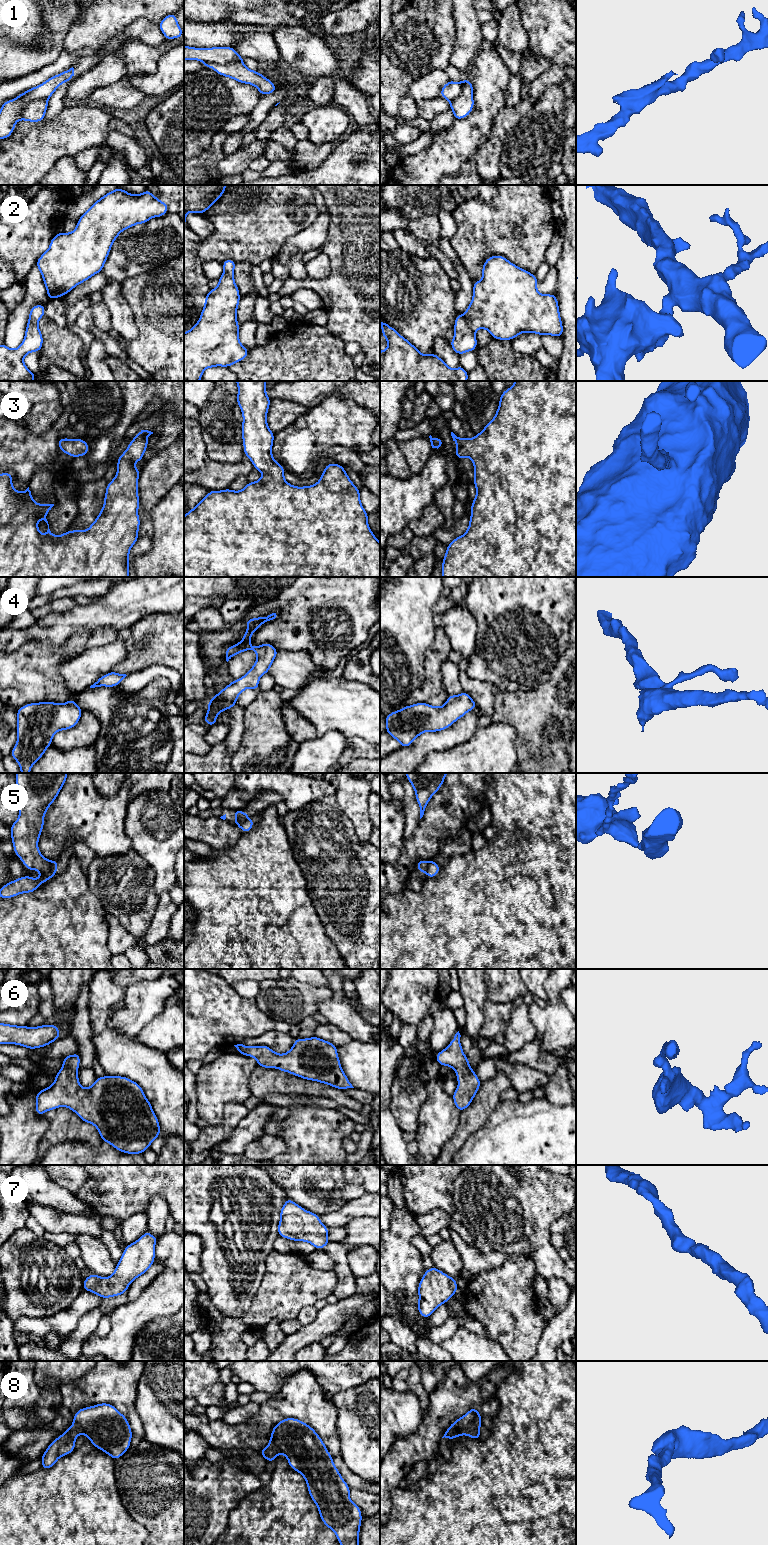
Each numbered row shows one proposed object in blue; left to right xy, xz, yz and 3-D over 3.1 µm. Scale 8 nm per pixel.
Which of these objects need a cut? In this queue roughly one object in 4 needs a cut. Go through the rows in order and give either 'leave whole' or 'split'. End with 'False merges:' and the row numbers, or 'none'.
1: split
2: leave whole
3: leave whole
4: leave whole
5: split
6: leave whole
7: leave whole
8: leave whole
False merges: 1, 5

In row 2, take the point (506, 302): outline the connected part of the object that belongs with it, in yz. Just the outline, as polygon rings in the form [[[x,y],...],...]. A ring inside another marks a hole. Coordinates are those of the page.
[[[490,256],[482,268],[482,280],[473,283],[473,297],[463,315],[457,314],[454,323],[454,337],[450,345],[459,356],[477,348],[475,331],[486,329],[494,339],[512,340],[520,333],[536,333],[540,336],[563,336],[558,300],[555,294],[543,295],[536,286],[538,280],[511,263],[504,256]]]

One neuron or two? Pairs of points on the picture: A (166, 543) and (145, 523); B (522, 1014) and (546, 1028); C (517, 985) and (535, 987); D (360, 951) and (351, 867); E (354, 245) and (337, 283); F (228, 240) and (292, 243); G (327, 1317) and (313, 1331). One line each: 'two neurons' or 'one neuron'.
A: two neurons
B: two neurons
C: two neurons
D: one neuron
E: one neuron
F: two neurons
G: one neuron

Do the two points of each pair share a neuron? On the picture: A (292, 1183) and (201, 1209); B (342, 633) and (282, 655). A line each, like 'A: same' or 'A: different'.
A: different
B: different

